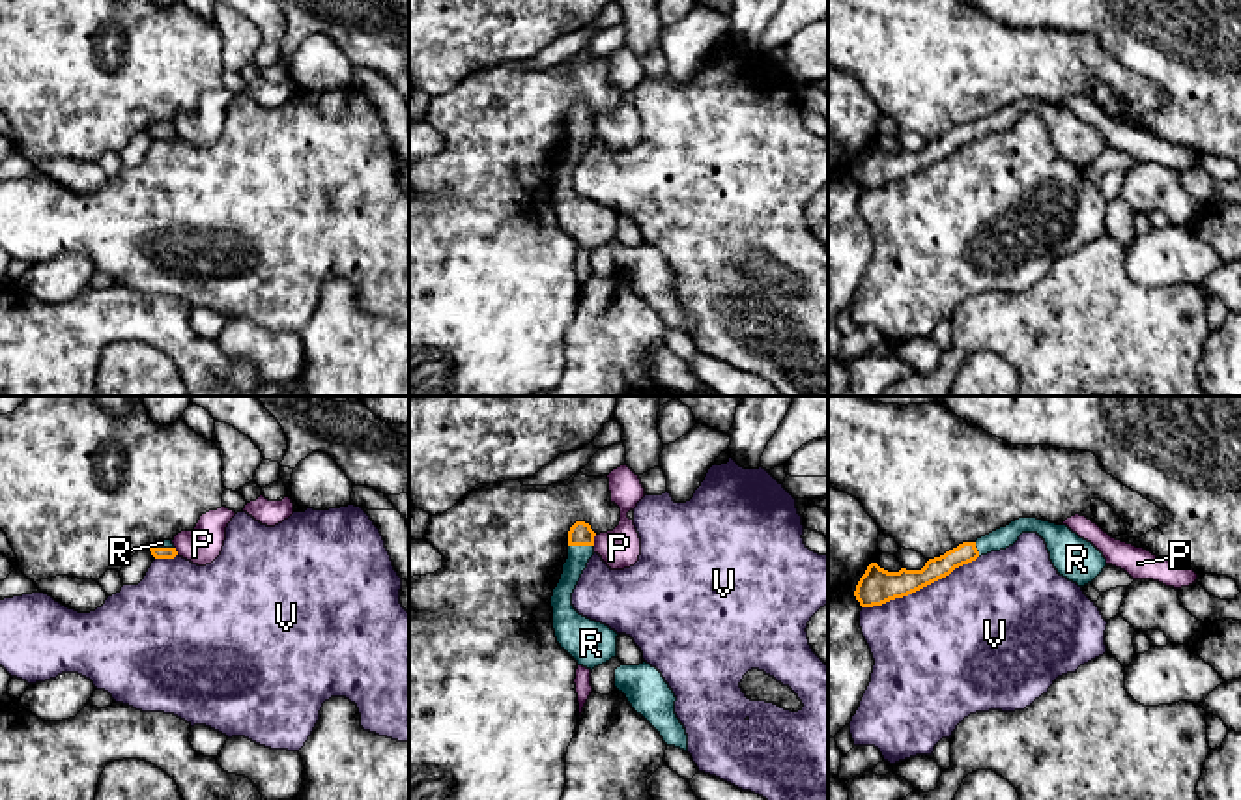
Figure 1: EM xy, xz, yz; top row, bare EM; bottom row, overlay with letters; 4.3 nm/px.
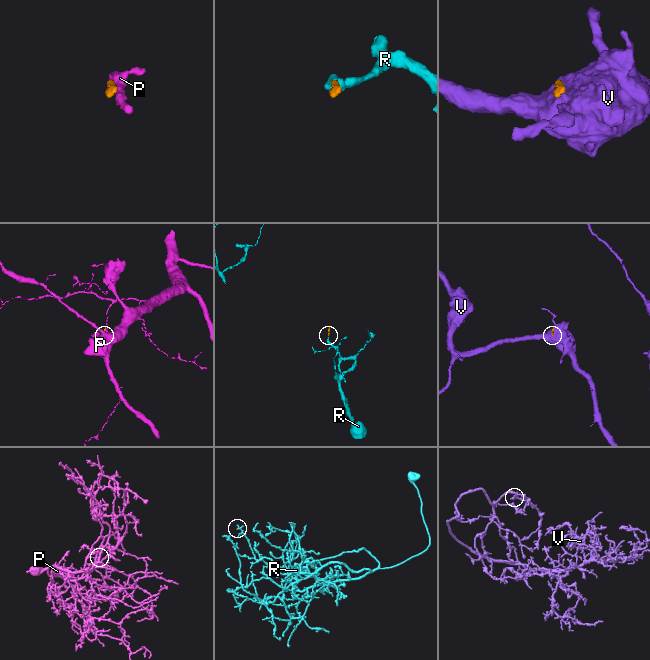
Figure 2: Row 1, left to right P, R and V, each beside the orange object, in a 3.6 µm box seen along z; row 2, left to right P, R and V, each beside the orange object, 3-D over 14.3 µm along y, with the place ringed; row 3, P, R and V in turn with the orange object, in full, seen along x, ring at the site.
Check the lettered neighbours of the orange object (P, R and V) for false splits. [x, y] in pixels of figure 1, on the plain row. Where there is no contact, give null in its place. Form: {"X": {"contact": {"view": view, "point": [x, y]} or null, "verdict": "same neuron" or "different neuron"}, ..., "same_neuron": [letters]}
{"P": {"contact": {"view": "xz", "point": [593, 122]}, "verdict": "different neuron"}, "R": {"contact": {"view": "xz", "point": [582, 126]}, "verdict": "same neuron"}, "V": {"contact": {"view": "yz", "point": [920, 169]}, "verdict": "different neuron"}, "same_neuron": ["R"]}

